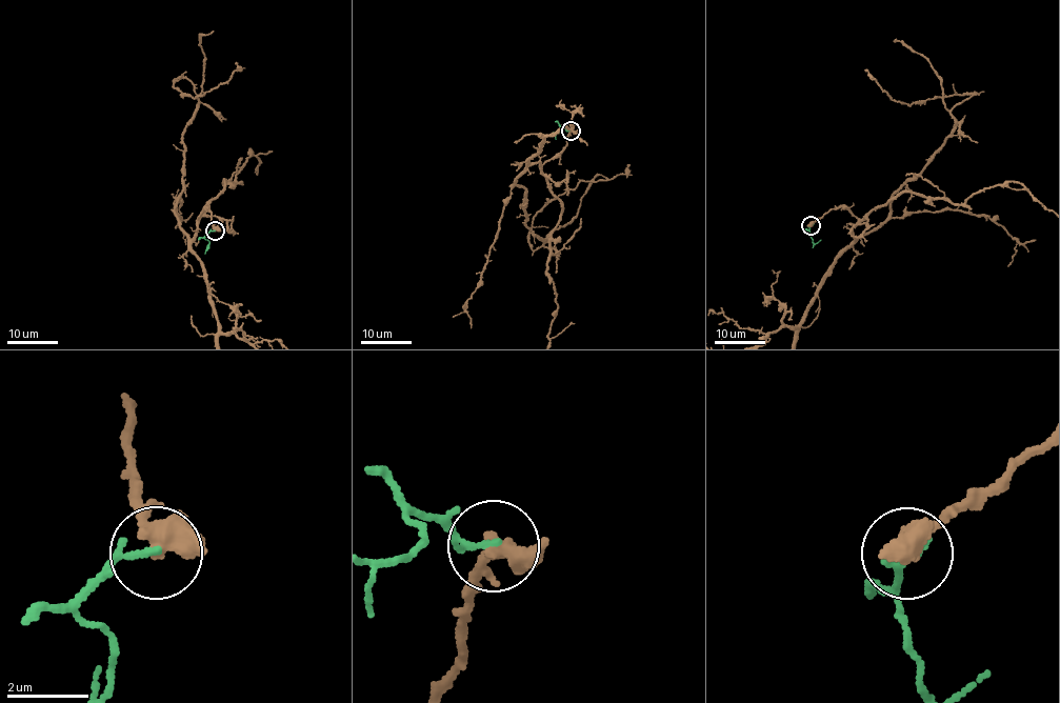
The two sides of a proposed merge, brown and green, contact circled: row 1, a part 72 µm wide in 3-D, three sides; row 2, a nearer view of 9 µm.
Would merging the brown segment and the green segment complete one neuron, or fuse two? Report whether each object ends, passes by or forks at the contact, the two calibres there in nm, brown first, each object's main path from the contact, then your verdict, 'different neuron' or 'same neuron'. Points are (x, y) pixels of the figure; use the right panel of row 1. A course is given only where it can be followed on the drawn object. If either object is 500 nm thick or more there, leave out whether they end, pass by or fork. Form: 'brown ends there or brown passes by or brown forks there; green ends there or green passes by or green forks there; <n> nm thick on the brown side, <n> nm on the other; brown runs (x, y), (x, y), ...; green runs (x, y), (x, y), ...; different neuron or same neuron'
brown passes by; green passes by; 440 nm thick on the brown side, 110 nm on the other; brown runs (811, 225), (845, 208), (861, 237), (886, 218), (944, 141), (951, 111), (977, 94), (902, 103), (865, 69); green runs (811, 225), (812, 241), (817, 243), (820, 240); different neuron

